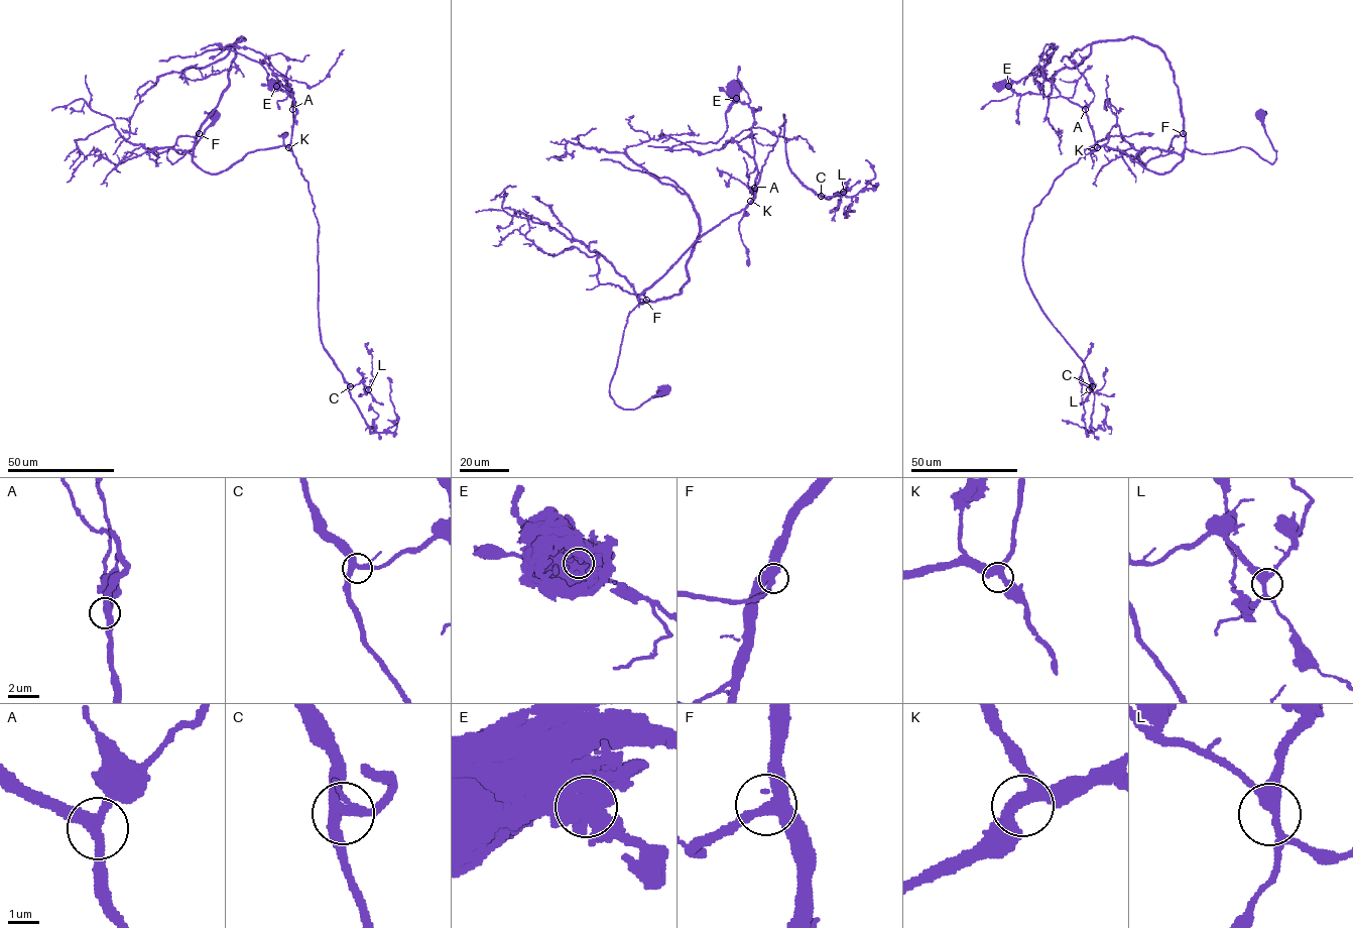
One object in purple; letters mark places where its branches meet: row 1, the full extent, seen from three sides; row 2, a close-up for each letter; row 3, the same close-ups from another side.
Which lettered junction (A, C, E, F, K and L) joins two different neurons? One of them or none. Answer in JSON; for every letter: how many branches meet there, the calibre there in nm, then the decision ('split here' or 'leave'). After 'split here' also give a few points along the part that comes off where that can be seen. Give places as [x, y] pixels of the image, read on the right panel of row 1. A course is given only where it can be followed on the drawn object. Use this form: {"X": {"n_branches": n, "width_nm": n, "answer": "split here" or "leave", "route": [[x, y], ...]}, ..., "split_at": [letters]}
{"A": {"n_branches": 3, "width_nm": 340, "answer": "leave"}, "C": {"n_branches": 4, "width_nm": 320, "answer": "leave"}, "E": {"n_branches": 4, "width_nm": 750, "answer": "split here", "route": [[1008, 86], [1009, 82], [1034, 75], [1048, 62], [1047, 51], [1052, 43], [1050, 49]]}, "F": {"n_branches": 3, "width_nm": 360, "answer": "leave"}, "K": {"n_branches": 3, "width_nm": 380, "answer": "leave"}, "L": {"n_branches": 4, "width_nm": 360, "answer": "leave"}, "split_at": ["E"]}

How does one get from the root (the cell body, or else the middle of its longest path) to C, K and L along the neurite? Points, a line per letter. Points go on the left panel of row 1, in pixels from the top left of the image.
C: (273, 86), (291, 93), (294, 101), (288, 147), (308, 183), (319, 224), (320, 339), (350, 386)
K: (273, 86), (271, 89), (275, 86), (290, 95), (291, 93), (288, 94), (294, 101), (288, 147)
L: (273, 86), (291, 93), (294, 101), (288, 147), (308, 183), (319, 224), (321, 341), (344, 379), (368, 389)

